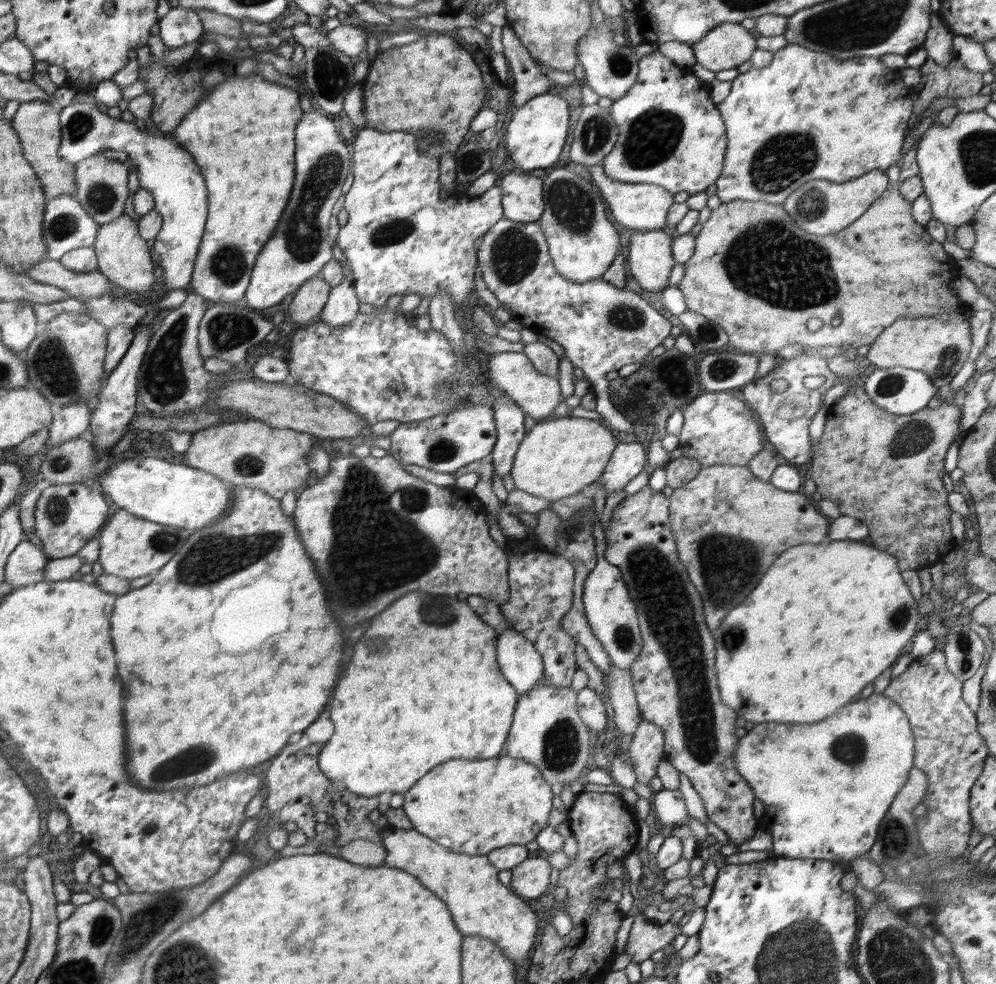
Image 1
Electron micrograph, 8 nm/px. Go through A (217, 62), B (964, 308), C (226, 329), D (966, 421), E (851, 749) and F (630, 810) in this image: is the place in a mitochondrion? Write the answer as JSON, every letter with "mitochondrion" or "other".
{"A":"other","B":"other","C":"mitochondrion","D":"other","E":"mitochondrion","F":"other"}

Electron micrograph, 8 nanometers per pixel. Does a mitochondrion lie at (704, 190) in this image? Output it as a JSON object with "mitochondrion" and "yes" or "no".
{"mitochondrion":"no"}

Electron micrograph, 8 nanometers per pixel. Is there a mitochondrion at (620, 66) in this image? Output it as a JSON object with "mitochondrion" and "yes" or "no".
{"mitochondrion":"yes"}

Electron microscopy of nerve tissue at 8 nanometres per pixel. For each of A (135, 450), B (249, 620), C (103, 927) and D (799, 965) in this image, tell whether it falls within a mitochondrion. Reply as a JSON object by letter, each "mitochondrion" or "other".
{"A":"other","B":"other","C":"mitochondrion","D":"mitochondrion"}

